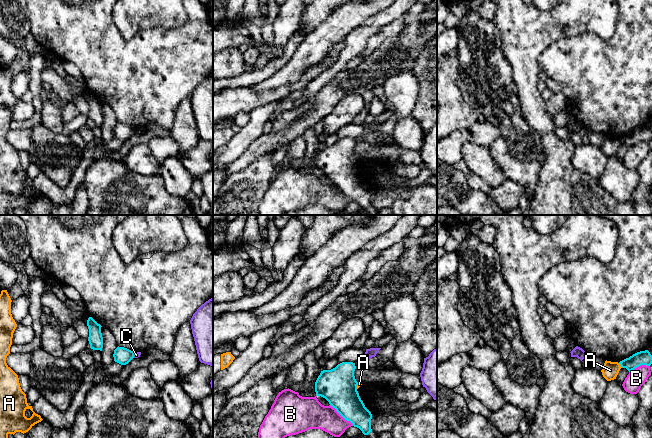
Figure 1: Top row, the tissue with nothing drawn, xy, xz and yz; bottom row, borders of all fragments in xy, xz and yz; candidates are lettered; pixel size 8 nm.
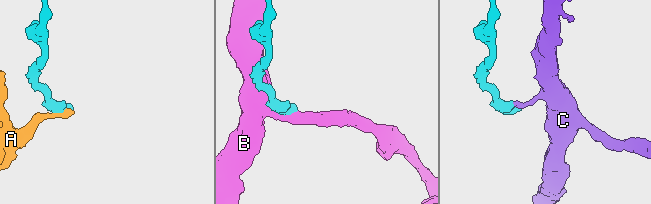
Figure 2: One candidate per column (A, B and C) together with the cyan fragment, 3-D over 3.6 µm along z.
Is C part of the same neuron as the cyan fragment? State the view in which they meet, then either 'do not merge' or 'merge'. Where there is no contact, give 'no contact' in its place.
meets cyan in xy; do not merge

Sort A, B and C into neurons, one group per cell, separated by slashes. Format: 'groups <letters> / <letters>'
groups A / B / C

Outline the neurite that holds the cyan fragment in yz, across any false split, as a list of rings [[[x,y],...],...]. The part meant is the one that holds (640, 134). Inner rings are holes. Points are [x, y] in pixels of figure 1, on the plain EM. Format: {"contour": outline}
{"contour": [[[648,126],[640,127],[620,137],[619,140],[630,148],[641,141],[650,142],[652,140],[652,131]]]}

